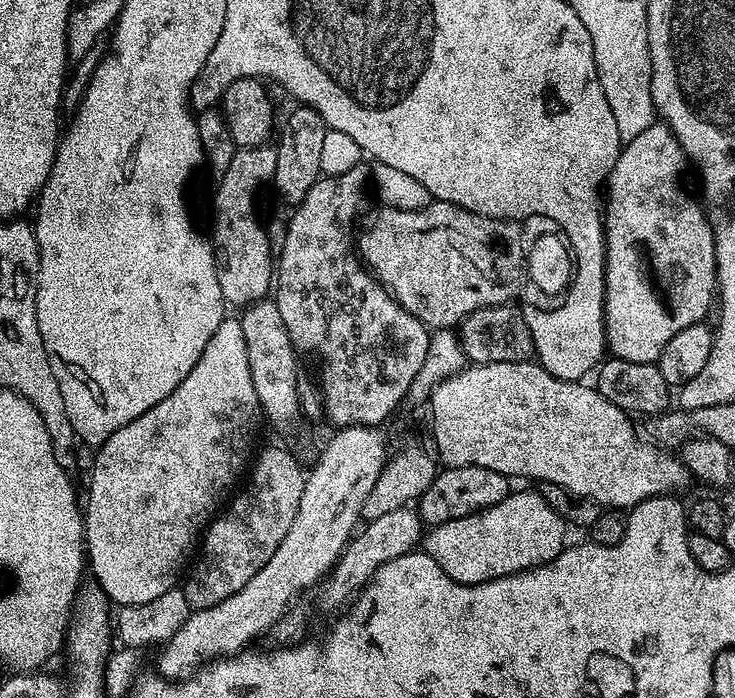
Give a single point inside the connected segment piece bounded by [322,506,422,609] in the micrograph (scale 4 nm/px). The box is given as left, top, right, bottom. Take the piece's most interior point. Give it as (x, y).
(383, 539)

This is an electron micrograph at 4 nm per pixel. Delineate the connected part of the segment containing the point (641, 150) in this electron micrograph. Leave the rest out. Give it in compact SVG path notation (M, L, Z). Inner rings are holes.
M653 122L638 138L627 141L620 149L618 162L614 162L614 170L608 175L606 181L606 203L603 210L604 218L604 249L606 250L606 294L604 295L604 343L607 351L615 359L626 362L657 363L662 350L674 338L674 334L682 334L690 326L701 323L708 311L713 311L714 297L717 295L716 286L716 247L714 246L714 234L712 223L708 220L708 214L704 210L703 203L696 200L684 189L684 164L686 157L682 146L676 140L676 135L669 130L663 122Z

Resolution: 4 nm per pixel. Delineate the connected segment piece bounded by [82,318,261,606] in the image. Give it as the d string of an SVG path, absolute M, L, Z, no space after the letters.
M226 318L220 323L218 330L214 330L210 342L206 342L206 350L202 350L198 362L194 362L194 370L190 370L190 374L186 374L186 378L178 382L176 389L166 398L162 398L158 406L150 406L146 414L134 418L134 422L114 430L114 434L110 434L110 438L106 438L106 442L95 449L96 461L92 464L92 477L88 480L88 505L85 503L82 508L86 562L91 573L93 570L96 574L95 583L99 584L100 589L107 594L113 605L153 602L154 598L159 598L166 591L177 587L176 575L180 571L183 573L189 567L201 543L202 533L207 529L213 517L221 511L222 505L229 499L233 489L237 487L236 479L239 478L240 471L244 468L244 451L247 450L248 443L252 440L252 431L256 428L256 416L260 415L260 403L254 394L254 381L250 379L250 358L246 358L246 337L242 335L239 319Z

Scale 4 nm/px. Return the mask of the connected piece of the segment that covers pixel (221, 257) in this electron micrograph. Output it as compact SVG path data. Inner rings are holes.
M272 146L262 148L242 148L233 151L232 161L216 188L216 201L212 208L216 211L216 225L210 232L210 243L216 257L216 273L218 274L218 286L222 286L222 294L229 305L240 304L247 306L256 300L263 300L274 288L274 253L268 241L268 230L265 221L260 221L260 195L272 182L274 174L274 162L276 161L276 149Z

